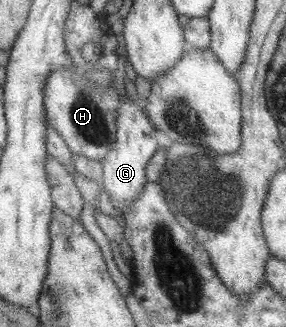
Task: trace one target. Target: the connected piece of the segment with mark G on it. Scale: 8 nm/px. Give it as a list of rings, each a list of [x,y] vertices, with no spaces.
[[[123,98],[121,108],[117,111],[117,115],[119,117],[117,121],[117,144],[109,152],[107,158],[102,161],[105,171],[103,184],[106,192],[110,193],[113,205],[125,217],[125,213],[128,211],[128,205],[131,206],[134,203],[148,184],[147,167],[160,147],[155,137],[158,129],[153,127],[149,115],[145,115],[135,103],[131,103],[127,98]]]

